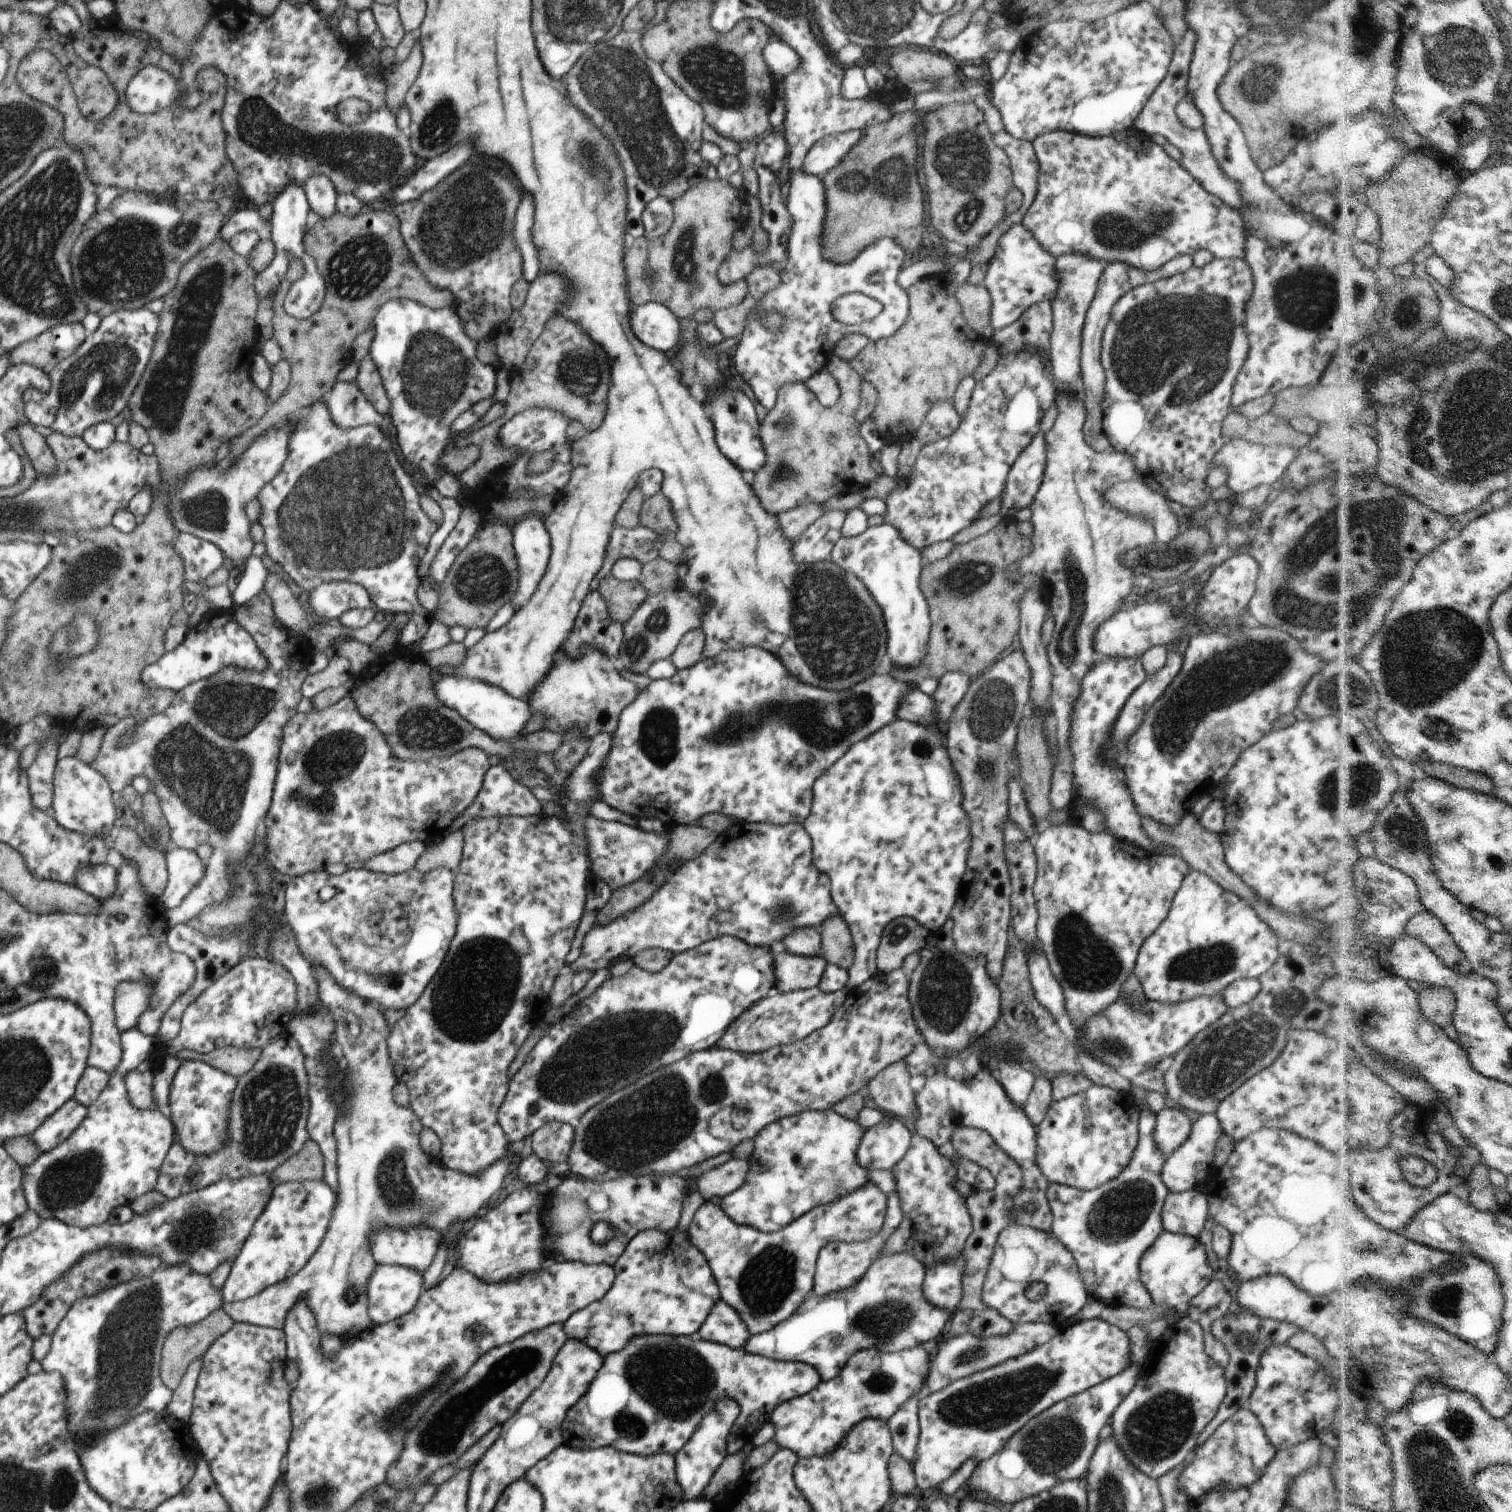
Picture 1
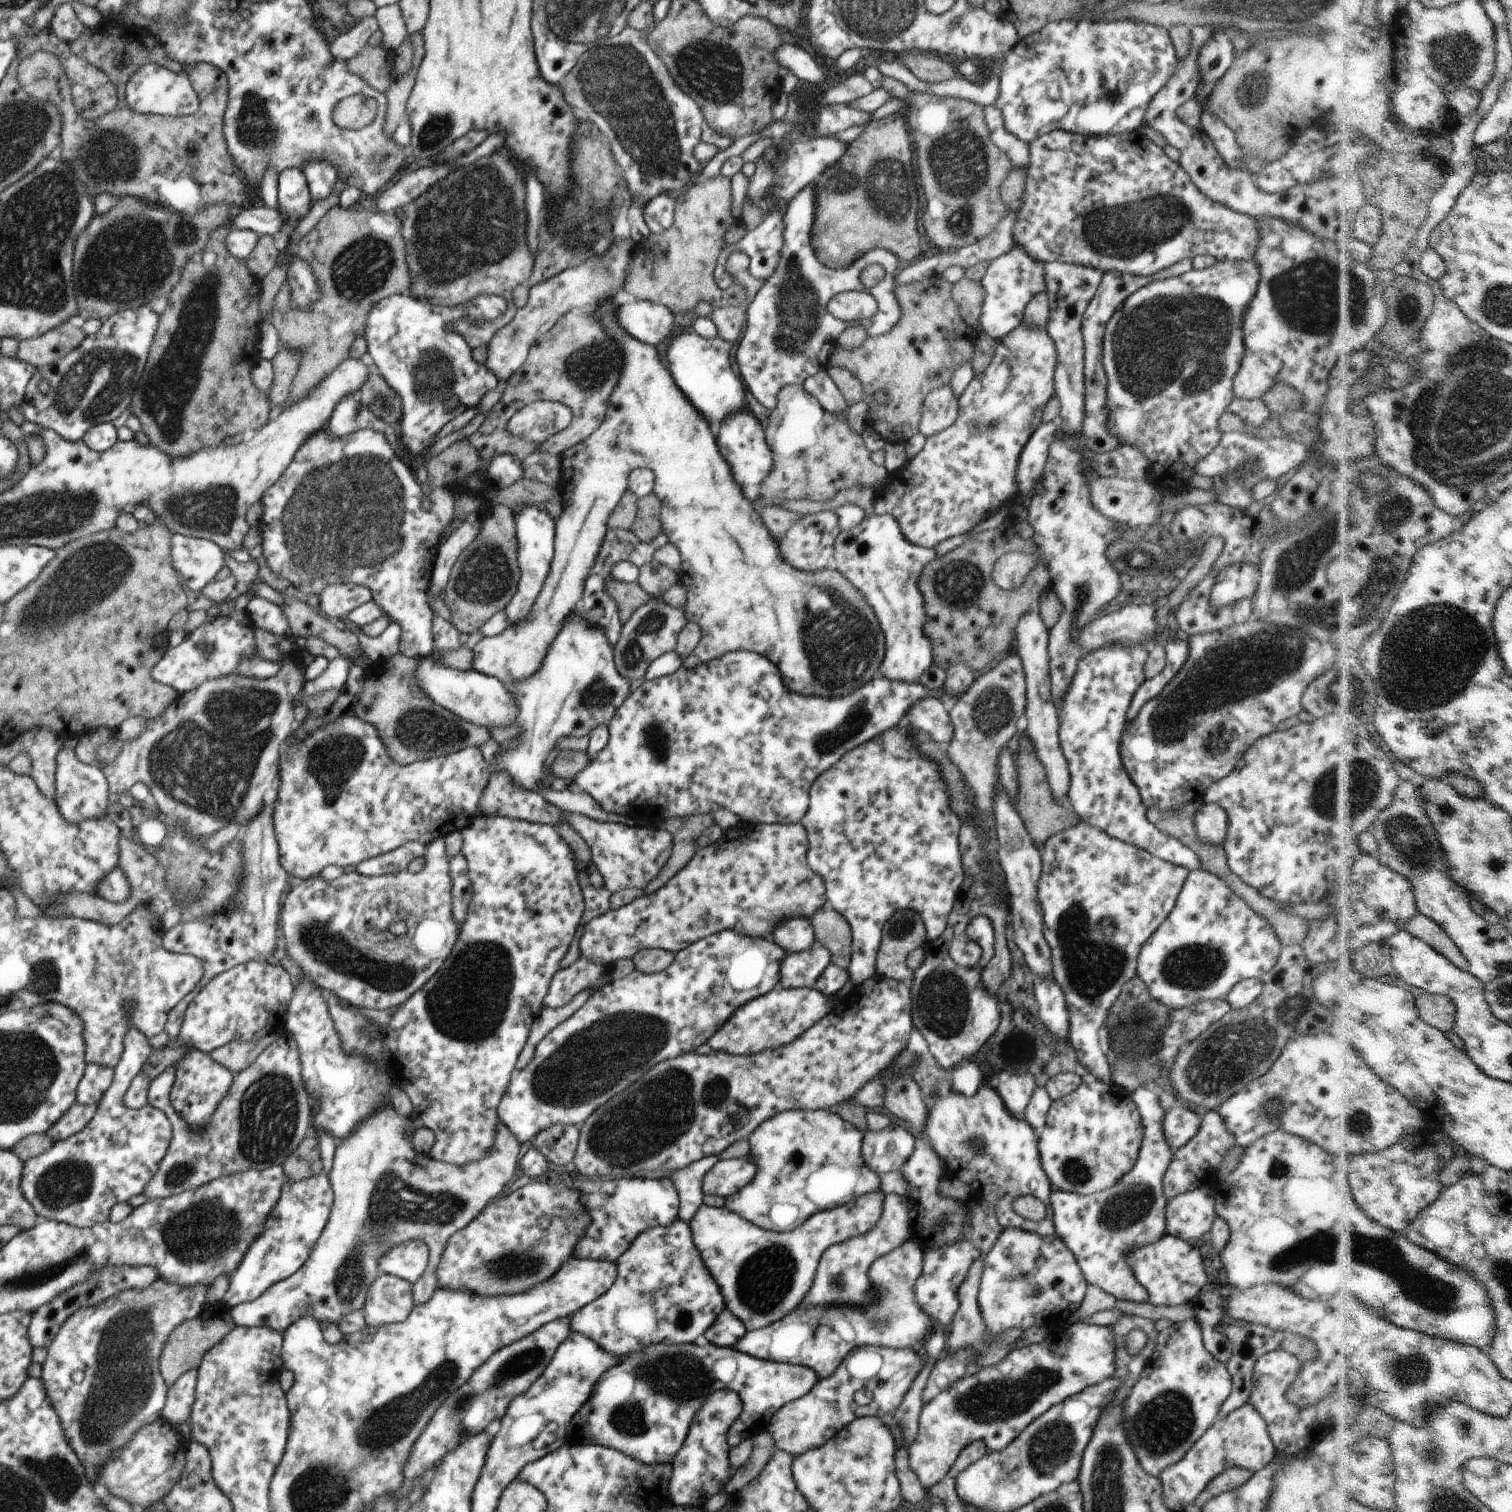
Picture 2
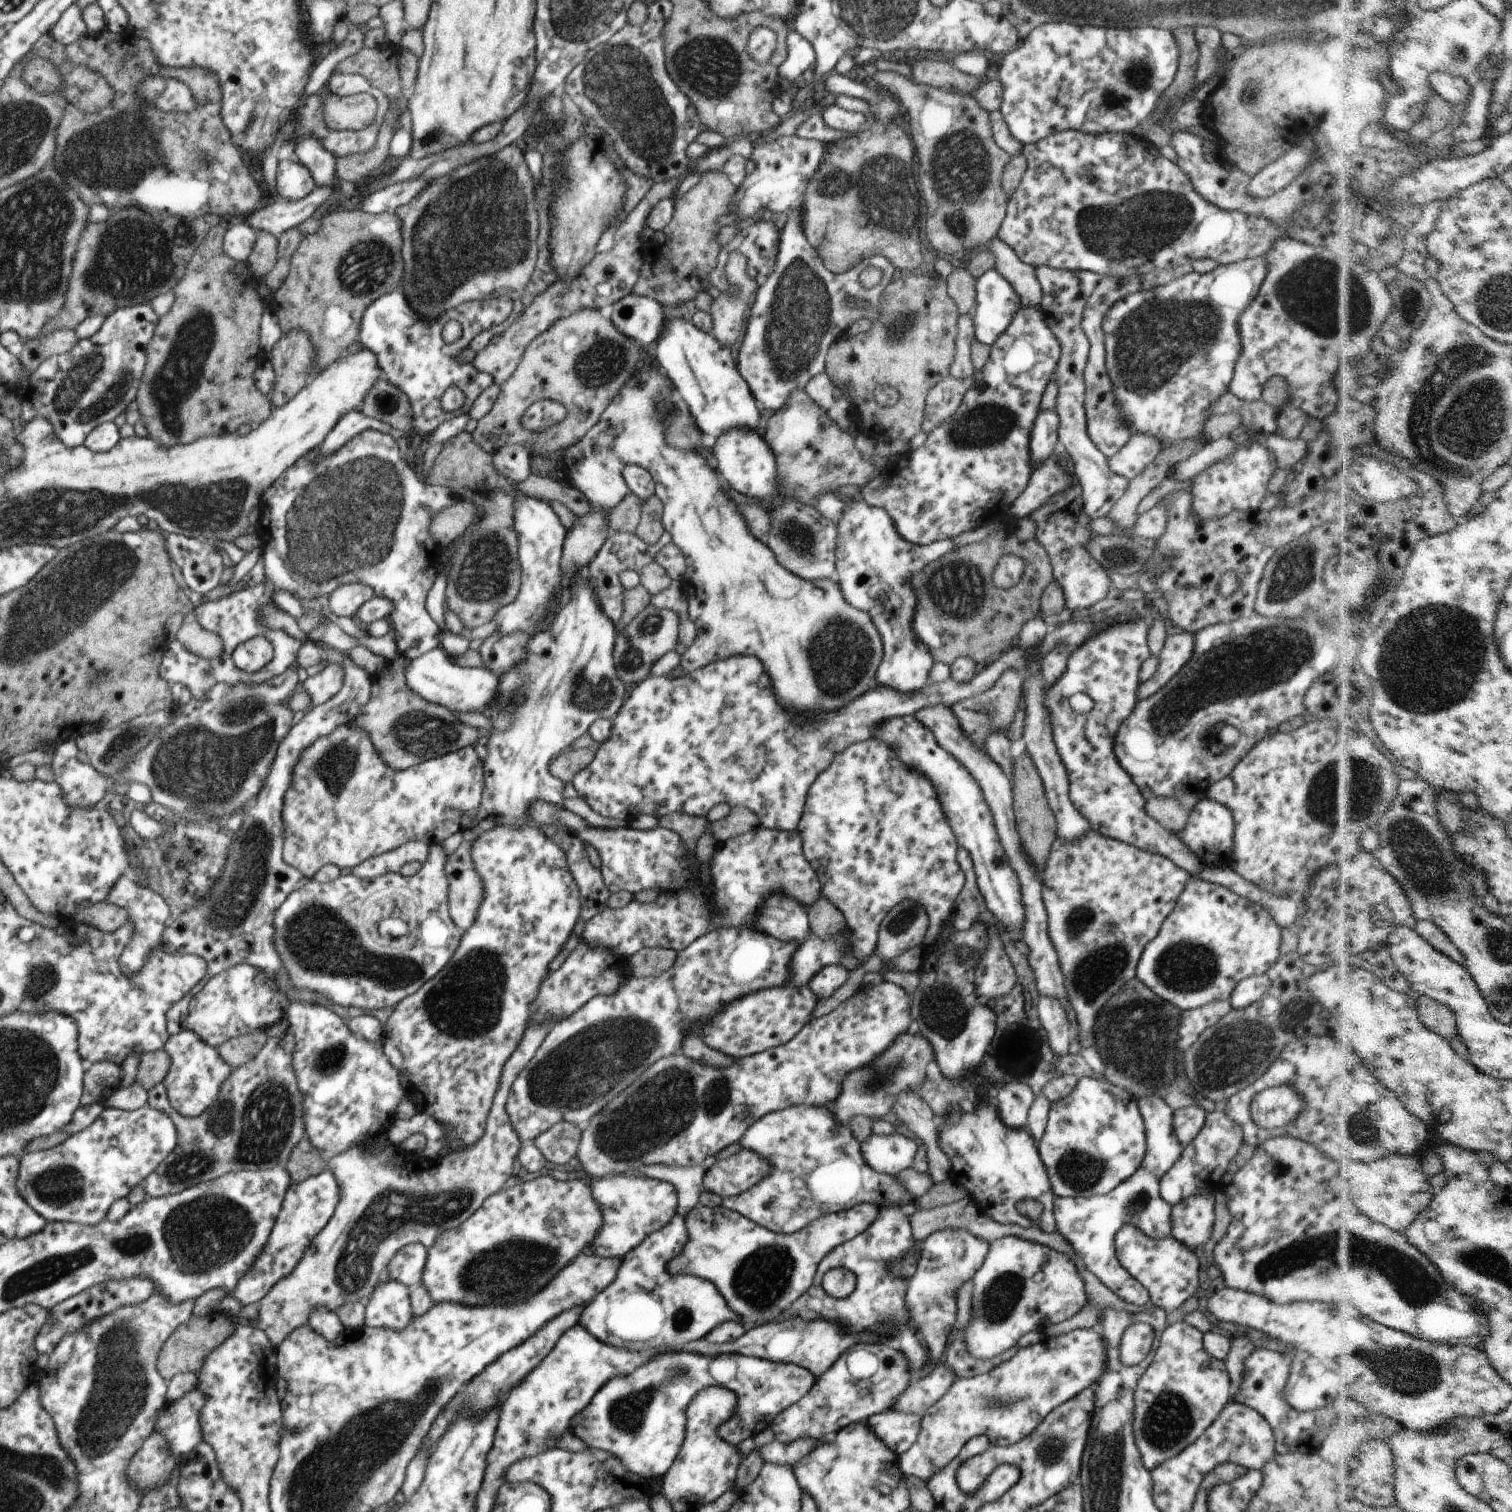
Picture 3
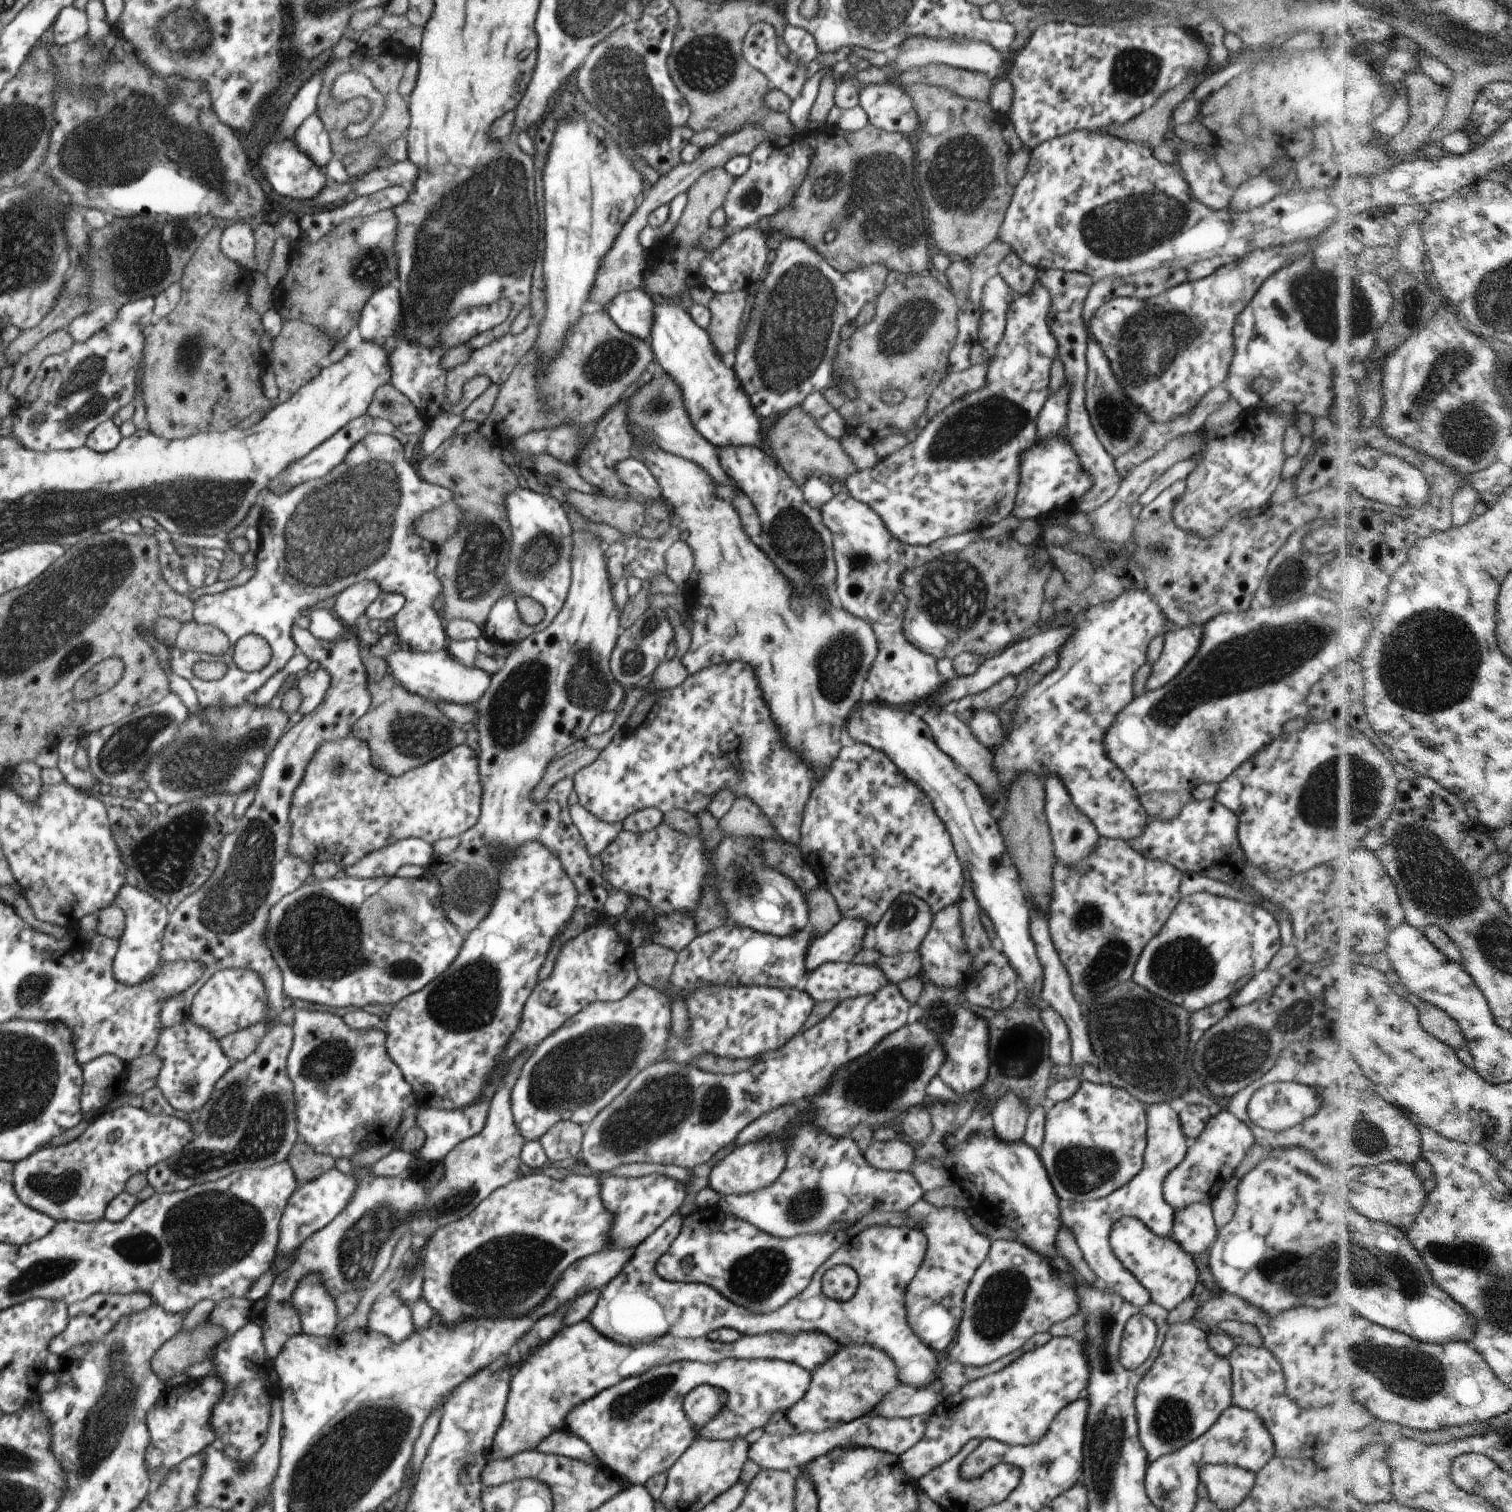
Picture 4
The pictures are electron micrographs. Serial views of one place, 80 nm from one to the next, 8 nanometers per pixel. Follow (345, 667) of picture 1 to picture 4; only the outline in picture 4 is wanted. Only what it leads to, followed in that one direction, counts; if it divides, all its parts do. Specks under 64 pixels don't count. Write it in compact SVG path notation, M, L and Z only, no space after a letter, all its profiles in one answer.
M319 667L314 672L308 672L297 680L295 689L300 692L301 702L296 710L302 716L309 714L325 696L330 687L330 674Z

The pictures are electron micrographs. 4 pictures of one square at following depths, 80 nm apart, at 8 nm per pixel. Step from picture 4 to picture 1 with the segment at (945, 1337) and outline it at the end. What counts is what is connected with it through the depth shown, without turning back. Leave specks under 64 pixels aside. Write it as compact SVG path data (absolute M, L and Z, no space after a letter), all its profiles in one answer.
M962 1255L925 1269L922 1293L932 1304L953 1312L961 1298Z

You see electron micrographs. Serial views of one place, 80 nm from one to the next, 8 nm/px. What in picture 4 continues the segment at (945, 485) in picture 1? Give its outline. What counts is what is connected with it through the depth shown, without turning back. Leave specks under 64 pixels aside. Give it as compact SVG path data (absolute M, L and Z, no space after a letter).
M1036 280L1029 294L1015 296L1015 300L1007 307L1005 315L1006 323L1004 331L999 343L991 350L990 361L986 366L984 385L977 390L964 394L959 400L952 402L946 406L940 413L937 413L932 419L927 420L923 428L917 432L917 437L913 441L909 441L903 448L887 455L884 459L879 460L871 468L865 470L856 470L844 480L844 489L849 496L857 499L859 502L870 506L873 512L877 513L886 531L891 533L898 541L906 545L921 545L927 546L934 540L944 537L945 535L958 535L964 532L977 531L979 528L992 525L1002 518L1008 516L1014 505L1016 490L1018 489L1018 467L1020 459L1025 451L1036 442L1035 423L1036 416L1039 414L1041 407L1047 398L1047 382L1049 374L1049 365L1053 357L1058 354L1058 344L1051 334L1048 327L1047 316L1050 305L1048 291L1040 285Z

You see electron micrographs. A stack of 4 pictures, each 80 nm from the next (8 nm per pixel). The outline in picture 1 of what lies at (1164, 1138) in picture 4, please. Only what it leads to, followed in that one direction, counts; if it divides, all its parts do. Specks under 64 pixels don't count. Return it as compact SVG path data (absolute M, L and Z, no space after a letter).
M1134 1086L1130 1090L1140 1108L1138 1139L1121 1172L1088 1191L1055 1183L1048 1183L1045 1191L1052 1214L1049 1232L1075 1259L1086 1296L1101 1301L1103 1306L1146 1309L1153 1303L1139 1280L1138 1260L1162 1231L1160 1212L1168 1190L1160 1177L1166 1156L1154 1143L1154 1113L1142 1106L1144 1091Z

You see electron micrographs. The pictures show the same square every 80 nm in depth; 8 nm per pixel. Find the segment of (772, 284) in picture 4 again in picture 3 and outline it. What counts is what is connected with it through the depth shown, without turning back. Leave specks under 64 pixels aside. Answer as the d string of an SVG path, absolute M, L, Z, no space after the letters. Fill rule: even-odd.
M800 203L786 212L773 270L756 288L737 352L737 372L747 383L751 396L765 410L779 410L791 390L805 389L812 376L824 372L827 349L856 322L865 302L871 303L878 319L882 312L880 296L898 274L891 261L880 254L863 256L855 266L842 273L828 271L807 242L799 206ZM869 265L880 268L882 277L877 285L867 289L859 283L857 276ZM853 299L861 301L862 306L849 306Z

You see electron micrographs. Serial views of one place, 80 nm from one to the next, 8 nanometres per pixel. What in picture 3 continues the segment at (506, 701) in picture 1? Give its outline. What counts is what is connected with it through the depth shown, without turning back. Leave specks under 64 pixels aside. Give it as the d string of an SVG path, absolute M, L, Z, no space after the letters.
M440 646L408 661L409 664L404 672L406 685L427 702L441 705L452 713L480 712L483 714L496 698L497 676L483 667L459 667Z

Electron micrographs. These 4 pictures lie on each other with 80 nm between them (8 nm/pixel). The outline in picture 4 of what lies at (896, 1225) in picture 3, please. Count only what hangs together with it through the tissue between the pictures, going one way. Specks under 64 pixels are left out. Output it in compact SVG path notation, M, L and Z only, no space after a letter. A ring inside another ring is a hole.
M677 1212L671 1214L632 1250L615 1278L599 1290L597 1302L585 1320L605 1338L621 1345L638 1345L653 1342L655 1337L663 1335L692 1339L705 1337L723 1327L736 1330L740 1335L817 1331L831 1337L841 1347L869 1345L884 1350L897 1367L901 1385L922 1387L937 1379L937 1360L930 1348L913 1334L904 1307L907 1283L913 1278L926 1249L926 1236L922 1232L905 1225L872 1225L861 1230L833 1251L799 1294L781 1308L760 1315L729 1302L708 1284L668 1281L656 1273L655 1263L677 1238L682 1218ZM835 1264L849 1266L858 1278L853 1296L843 1302L828 1299L821 1292L821 1276Z

